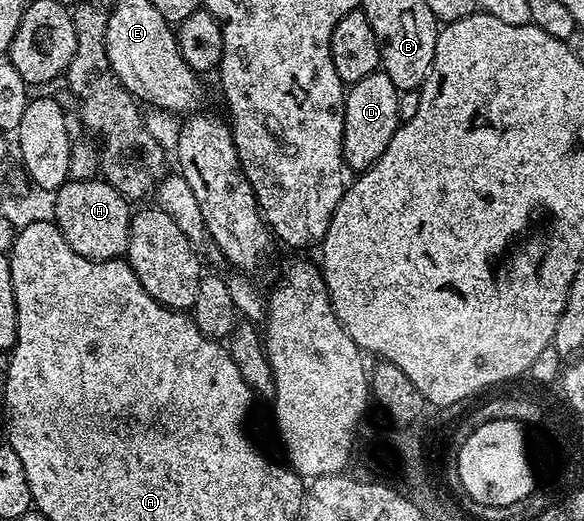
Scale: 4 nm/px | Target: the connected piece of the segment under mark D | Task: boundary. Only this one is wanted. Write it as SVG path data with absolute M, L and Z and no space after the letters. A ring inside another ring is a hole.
M382 72L366 76L347 87L342 103L344 115L344 160L349 171L368 170L386 152L386 144L394 136L400 118L401 91L396 89L394 80Z

